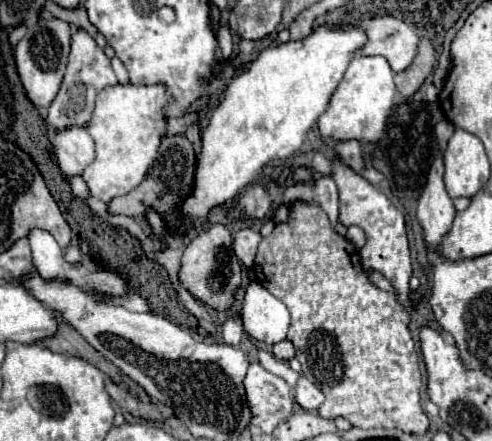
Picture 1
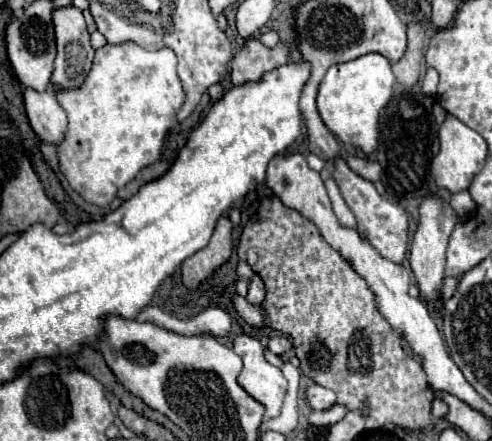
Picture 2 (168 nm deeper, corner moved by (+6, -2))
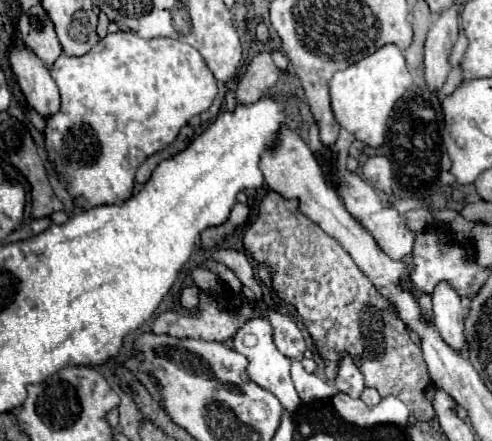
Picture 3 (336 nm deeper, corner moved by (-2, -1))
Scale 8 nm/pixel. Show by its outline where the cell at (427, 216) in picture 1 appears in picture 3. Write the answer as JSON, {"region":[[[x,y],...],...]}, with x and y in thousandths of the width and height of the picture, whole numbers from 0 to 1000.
{"region":[[[898,639],[894,649],[886,649],[878,689],[882,689],[882,739],[894,753],[898,771],[927,798],[947,794],[951,780],[943,762],[943,707],[935,694],[935,676],[927,676],[927,662],[907,639]]]}

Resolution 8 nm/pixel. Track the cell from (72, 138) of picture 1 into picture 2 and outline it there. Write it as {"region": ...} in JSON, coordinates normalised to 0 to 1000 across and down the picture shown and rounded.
{"region":[[[49,206],[49,234],[53,256],[61,270],[61,283],[69,302],[81,311],[81,320],[102,324],[118,333],[138,297],[138,265],[134,252],[122,243],[106,206]]]}

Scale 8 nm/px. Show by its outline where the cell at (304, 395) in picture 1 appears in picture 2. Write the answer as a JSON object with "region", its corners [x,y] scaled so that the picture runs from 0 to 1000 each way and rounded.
{"region":[[[626,873],[622,878],[622,918],[630,927],[667,927],[683,909],[683,896],[650,873]]]}

